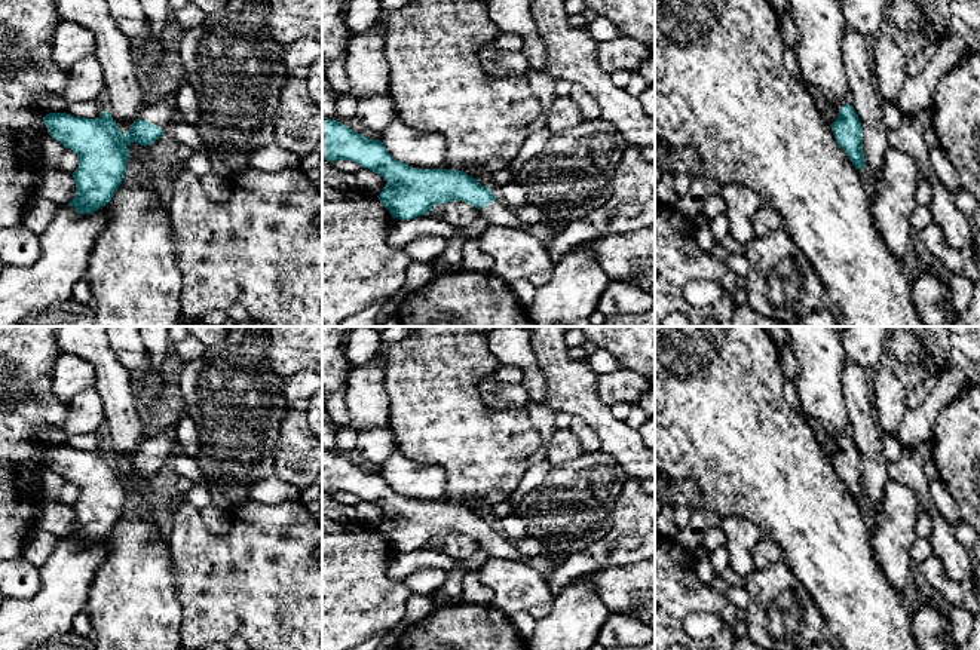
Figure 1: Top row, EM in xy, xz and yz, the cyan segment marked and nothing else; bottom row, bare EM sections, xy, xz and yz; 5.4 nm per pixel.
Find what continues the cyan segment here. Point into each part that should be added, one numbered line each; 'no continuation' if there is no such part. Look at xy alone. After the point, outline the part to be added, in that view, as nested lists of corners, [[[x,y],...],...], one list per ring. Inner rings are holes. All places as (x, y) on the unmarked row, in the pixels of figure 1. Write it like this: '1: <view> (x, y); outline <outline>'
1: xy (161, 444); outline [[[169,426],[160,432],[148,430],[146,439],[141,442],[140,450],[168,466],[168,459],[174,456],[174,445],[178,441],[175,426]]]

